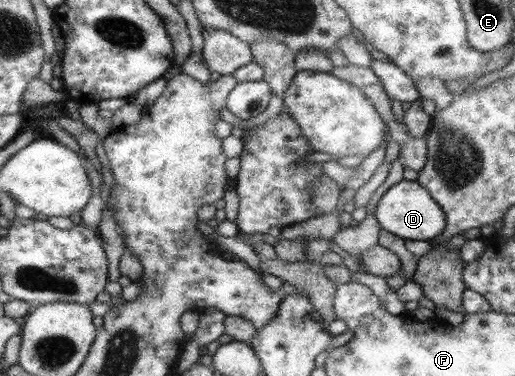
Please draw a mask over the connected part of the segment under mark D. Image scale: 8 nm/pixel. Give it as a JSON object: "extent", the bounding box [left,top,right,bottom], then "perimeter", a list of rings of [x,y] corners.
{"extent":[375,180,445,241],"perimeter":[[[402,180],[390,186],[380,197],[375,207],[375,220],[378,225],[403,240],[430,241],[445,230],[445,214],[429,195],[424,186],[415,181]]]}

